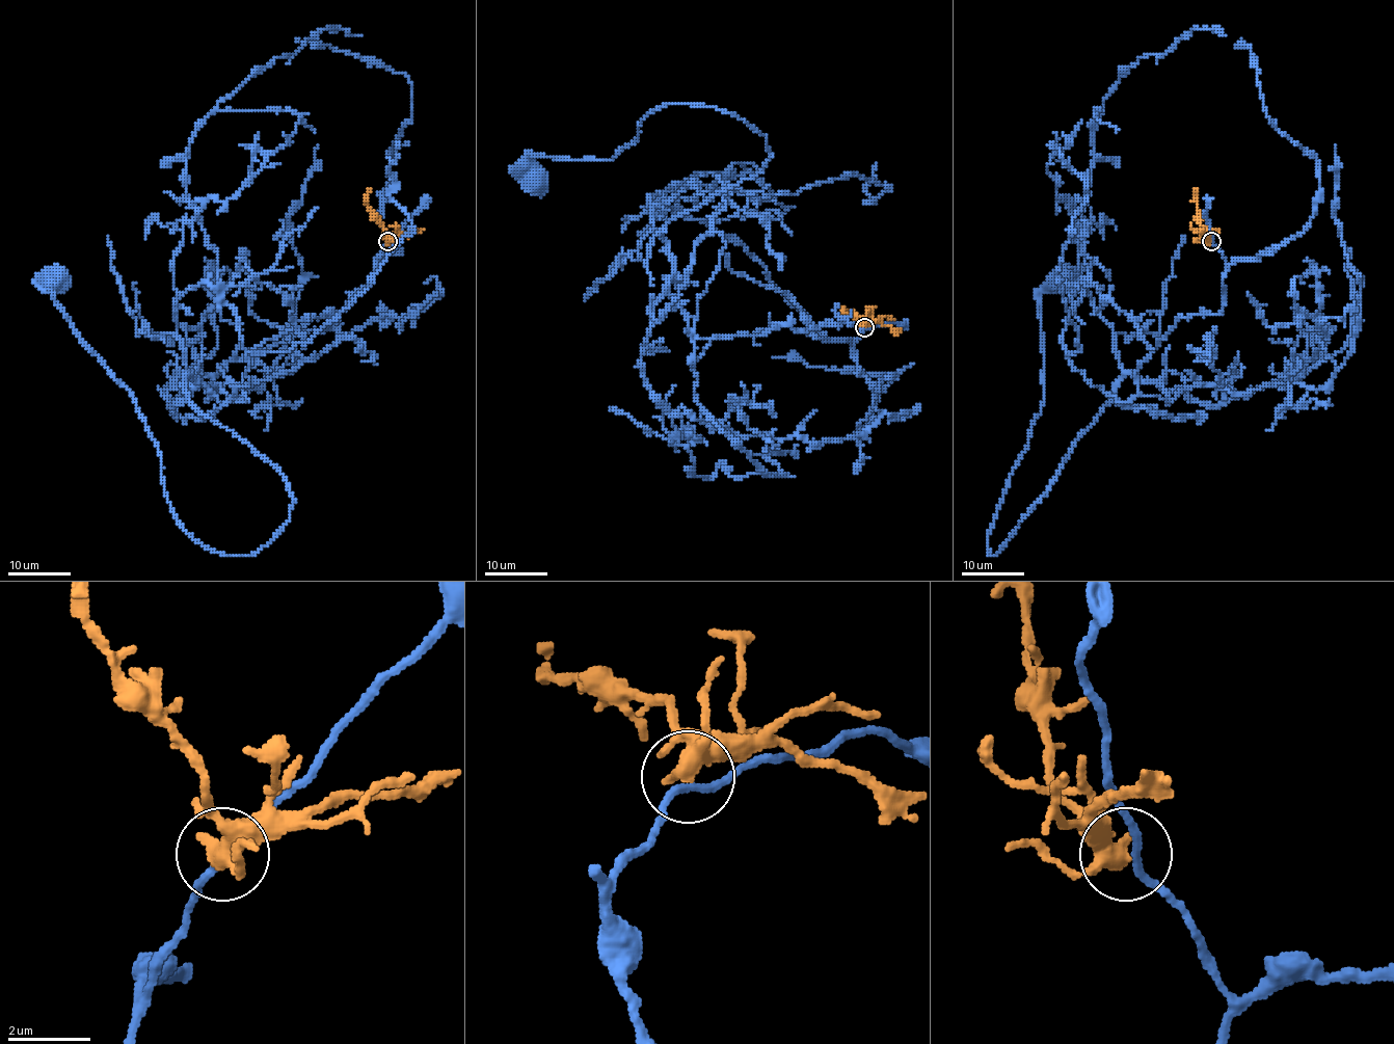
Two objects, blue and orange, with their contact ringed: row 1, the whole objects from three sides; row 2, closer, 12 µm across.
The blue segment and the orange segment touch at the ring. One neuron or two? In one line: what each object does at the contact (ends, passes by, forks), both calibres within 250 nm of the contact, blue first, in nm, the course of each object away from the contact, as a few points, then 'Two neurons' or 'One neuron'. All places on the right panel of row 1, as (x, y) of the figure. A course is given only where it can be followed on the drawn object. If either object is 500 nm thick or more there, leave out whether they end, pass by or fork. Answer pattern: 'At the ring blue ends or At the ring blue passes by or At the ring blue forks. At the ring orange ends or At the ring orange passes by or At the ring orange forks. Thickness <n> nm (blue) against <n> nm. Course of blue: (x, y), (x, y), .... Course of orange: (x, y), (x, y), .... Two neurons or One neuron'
At the ring blue passes by. At the ring orange passes by. Thickness 170 nm (blue) against 400 nm. Course of blue: (1212, 241), (1223, 309), (1135, 382), (1213, 383), (1123, 377), (994, 556), (1063, 280). Course of orange: (1212, 241), (1204, 235), (1200, 223), (1194, 189). Two neurons

